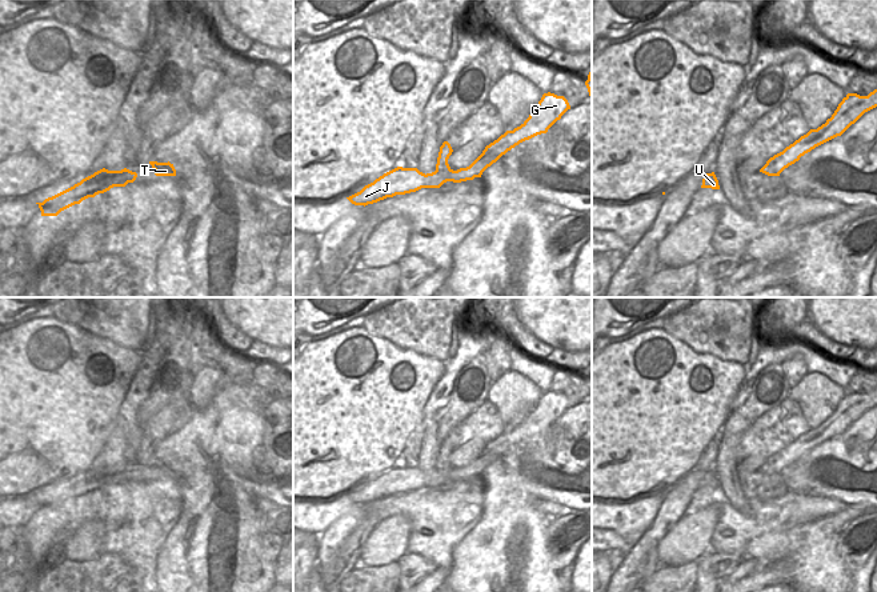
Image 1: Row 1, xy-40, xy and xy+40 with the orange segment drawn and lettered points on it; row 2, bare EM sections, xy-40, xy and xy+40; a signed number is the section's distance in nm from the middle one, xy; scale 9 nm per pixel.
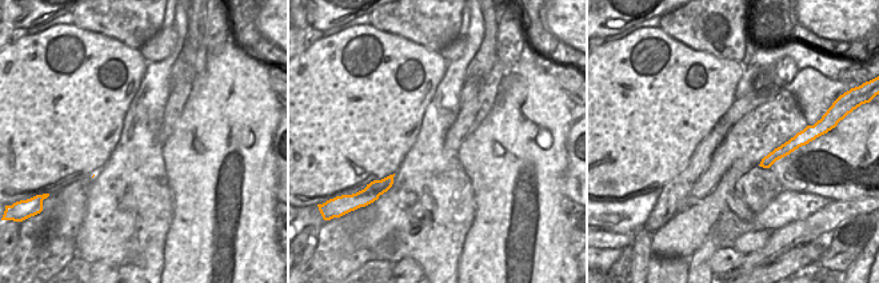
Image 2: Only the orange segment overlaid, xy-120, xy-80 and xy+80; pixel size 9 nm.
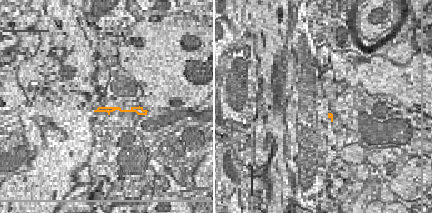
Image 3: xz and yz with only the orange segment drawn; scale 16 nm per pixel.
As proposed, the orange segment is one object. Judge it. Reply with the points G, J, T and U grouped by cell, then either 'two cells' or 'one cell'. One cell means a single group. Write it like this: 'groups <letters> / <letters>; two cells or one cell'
groups G J T U; one cell

